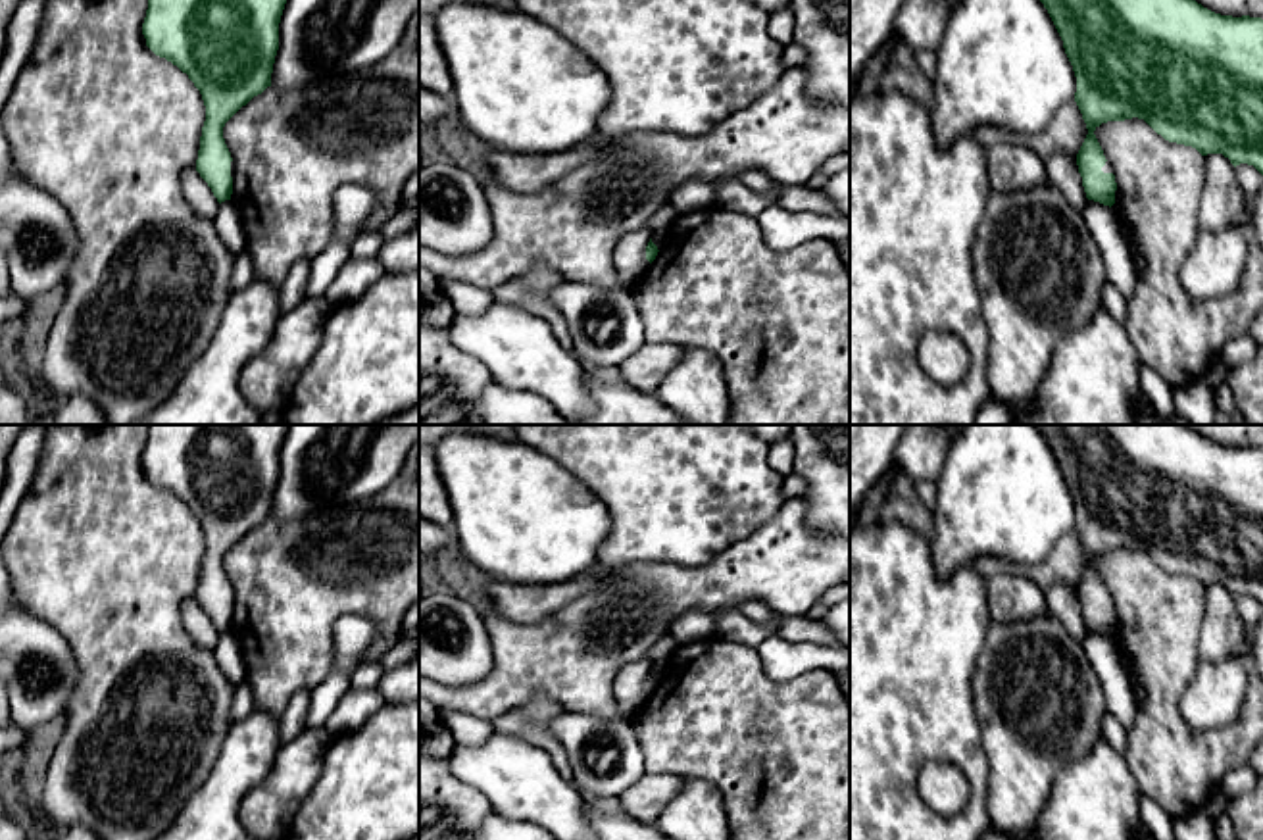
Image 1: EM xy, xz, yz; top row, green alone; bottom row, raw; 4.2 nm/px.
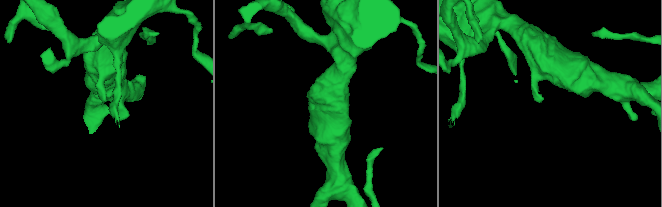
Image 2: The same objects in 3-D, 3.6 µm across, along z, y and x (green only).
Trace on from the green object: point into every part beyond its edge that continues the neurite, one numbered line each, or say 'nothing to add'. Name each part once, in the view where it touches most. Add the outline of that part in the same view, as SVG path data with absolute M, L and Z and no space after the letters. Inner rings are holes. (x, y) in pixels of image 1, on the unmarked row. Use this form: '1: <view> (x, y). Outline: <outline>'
nothing to add

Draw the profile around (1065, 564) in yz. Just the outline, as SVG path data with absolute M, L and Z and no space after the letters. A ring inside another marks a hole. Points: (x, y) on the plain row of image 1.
M1077 532L1063 534L1042 563L1017 565L1000 557L980 557L975 565L984 577L998 573L1025 575L1048 592L1055 582L1067 582L1077 588L1088 565L1086 554Z

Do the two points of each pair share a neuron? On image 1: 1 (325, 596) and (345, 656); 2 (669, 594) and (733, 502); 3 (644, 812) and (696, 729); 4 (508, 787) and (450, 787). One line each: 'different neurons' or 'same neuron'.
1: different neurons
2: different neurons
3: different neurons
4: different neurons

